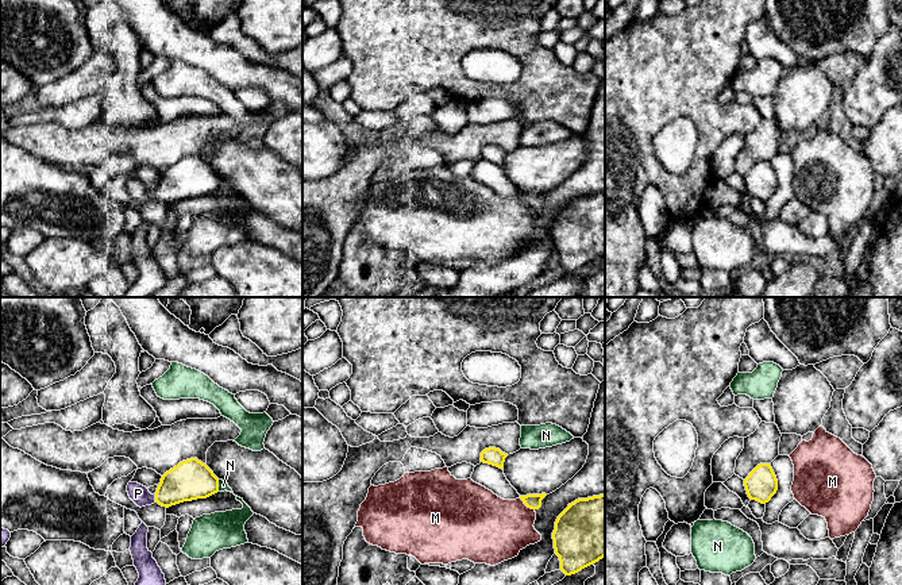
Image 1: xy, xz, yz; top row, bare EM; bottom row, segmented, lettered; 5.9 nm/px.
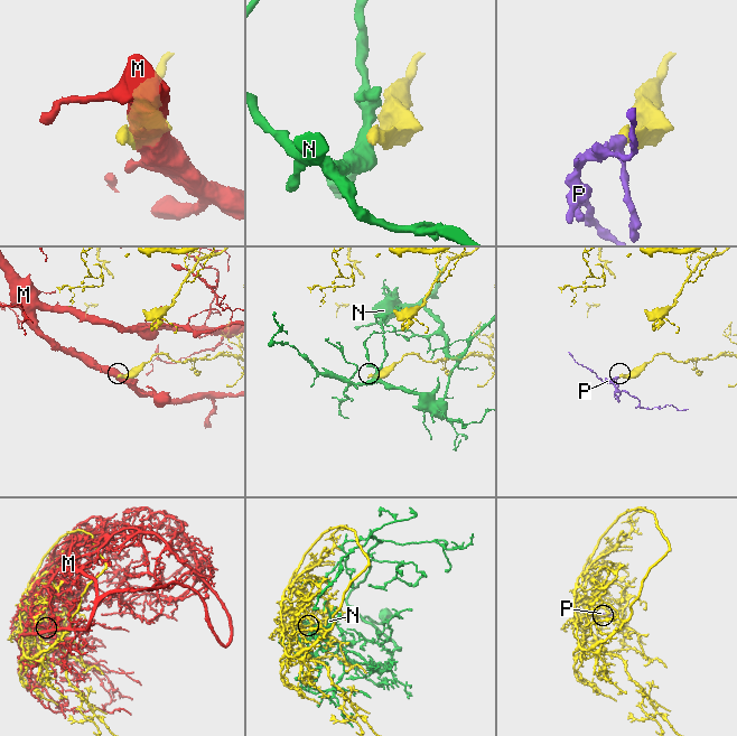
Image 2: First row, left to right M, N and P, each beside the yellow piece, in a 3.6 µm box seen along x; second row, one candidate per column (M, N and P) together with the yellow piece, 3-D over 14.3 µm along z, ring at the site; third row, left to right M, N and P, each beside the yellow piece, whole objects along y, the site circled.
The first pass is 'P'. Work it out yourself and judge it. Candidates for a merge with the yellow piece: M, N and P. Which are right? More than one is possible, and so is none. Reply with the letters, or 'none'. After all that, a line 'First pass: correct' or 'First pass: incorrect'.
P
First pass: correct

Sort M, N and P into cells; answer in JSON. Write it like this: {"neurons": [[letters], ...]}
{"neurons": [["M"], ["N"], ["P"]]}

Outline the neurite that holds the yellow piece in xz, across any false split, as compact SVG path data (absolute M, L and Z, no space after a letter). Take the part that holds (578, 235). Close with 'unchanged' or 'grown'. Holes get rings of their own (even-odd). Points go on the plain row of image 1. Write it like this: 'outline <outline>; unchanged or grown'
outline M605 192L578 196L558 213L552 230L555 251L566 273L605 254Z; unchanged

